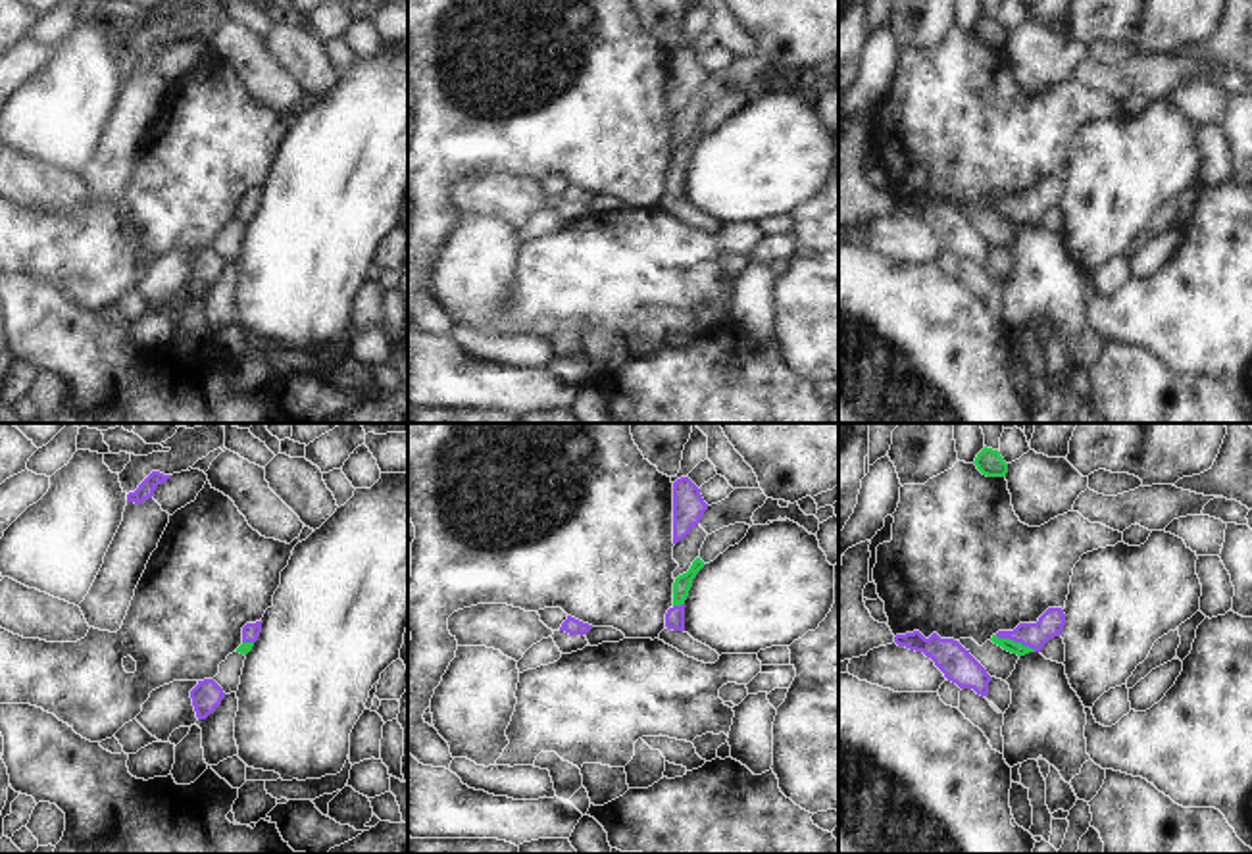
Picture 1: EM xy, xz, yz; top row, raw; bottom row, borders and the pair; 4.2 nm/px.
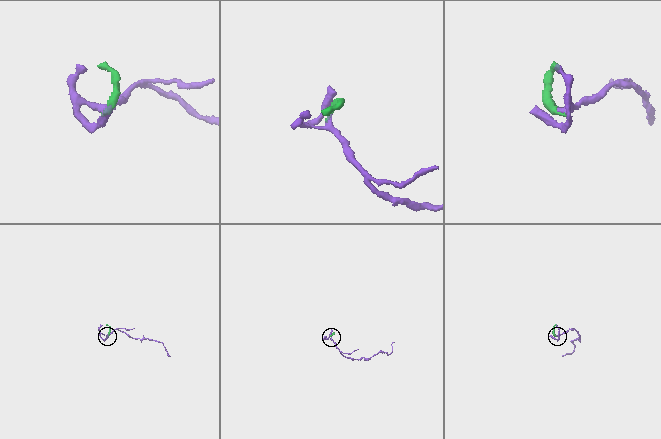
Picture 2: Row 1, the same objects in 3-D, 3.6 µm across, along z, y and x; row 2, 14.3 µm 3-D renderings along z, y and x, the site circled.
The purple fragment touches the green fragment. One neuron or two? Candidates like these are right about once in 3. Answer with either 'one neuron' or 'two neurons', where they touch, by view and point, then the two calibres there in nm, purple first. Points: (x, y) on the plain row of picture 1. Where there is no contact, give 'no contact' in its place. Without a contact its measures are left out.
one neuron | yz (1016, 210) | 110/50 nm

